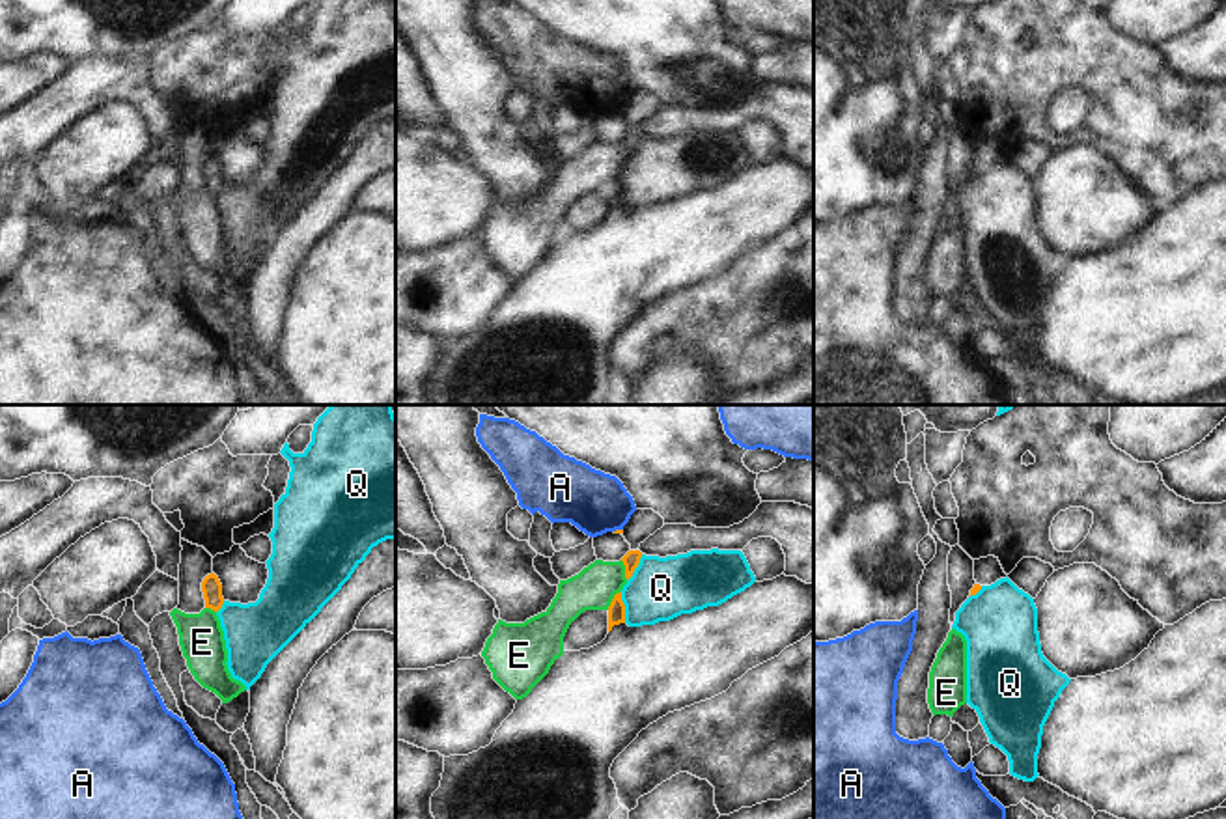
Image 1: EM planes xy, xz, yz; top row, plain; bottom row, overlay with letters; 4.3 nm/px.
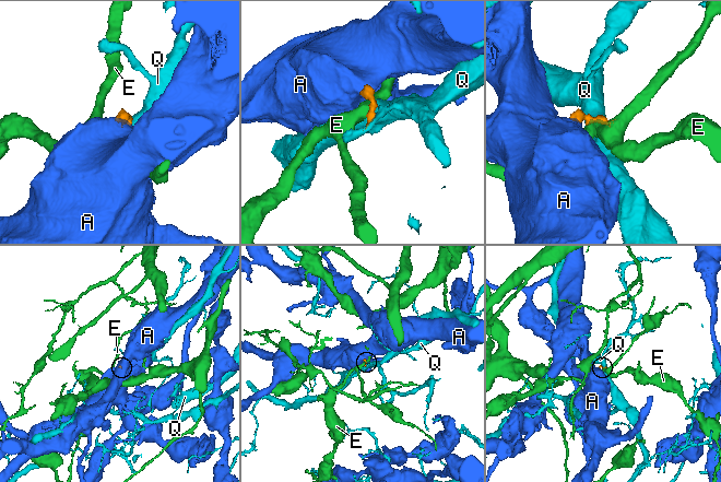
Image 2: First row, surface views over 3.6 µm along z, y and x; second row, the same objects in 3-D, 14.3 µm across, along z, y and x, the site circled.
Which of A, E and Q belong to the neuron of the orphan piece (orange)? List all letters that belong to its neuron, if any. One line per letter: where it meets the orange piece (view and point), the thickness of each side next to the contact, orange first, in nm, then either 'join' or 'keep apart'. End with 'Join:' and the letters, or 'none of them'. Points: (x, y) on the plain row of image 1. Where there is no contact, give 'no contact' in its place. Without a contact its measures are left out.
A: xz (618, 112) | 20/260 nm | keep apart
E: xz (612, 181) | 80/190 nm | keep apart
Q: xz (624, 189) | 80/280 nm | keep apart
Join: none of them

